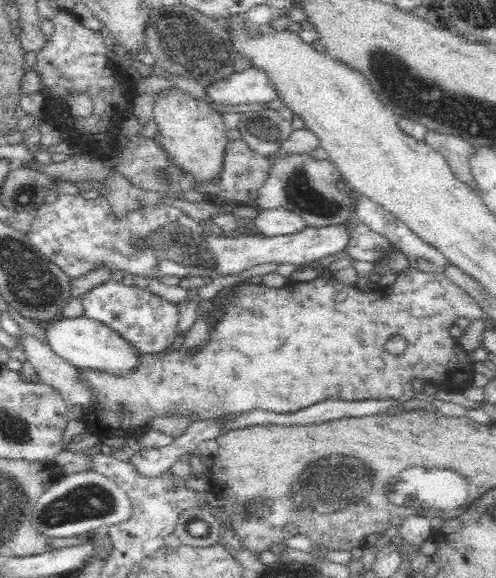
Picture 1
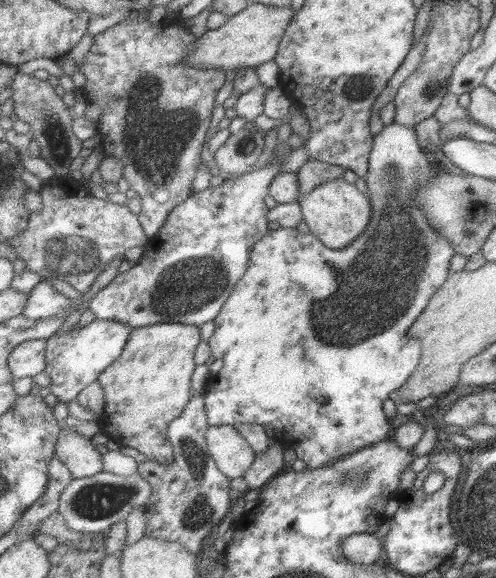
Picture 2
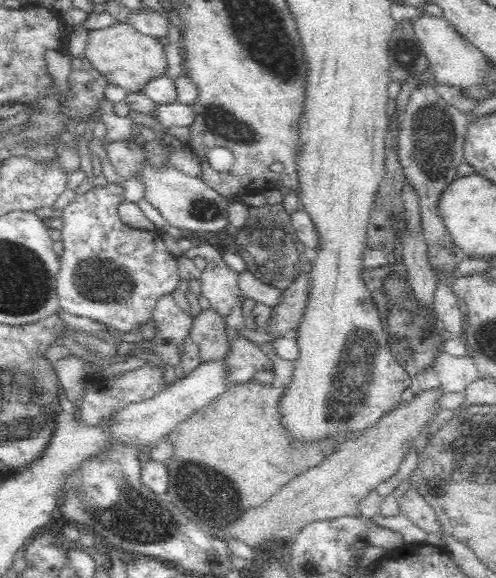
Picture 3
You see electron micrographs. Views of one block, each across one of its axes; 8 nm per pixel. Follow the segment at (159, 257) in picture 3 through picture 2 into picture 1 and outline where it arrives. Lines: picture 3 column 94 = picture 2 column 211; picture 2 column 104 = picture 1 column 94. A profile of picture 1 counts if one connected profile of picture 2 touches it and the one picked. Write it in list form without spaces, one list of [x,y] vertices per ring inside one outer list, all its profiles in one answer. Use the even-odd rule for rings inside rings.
[[[108,281],[83,295],[81,304],[86,317],[111,326],[136,346],[141,354],[159,354],[170,344],[174,344],[177,331],[177,305],[166,302],[138,286]]]

